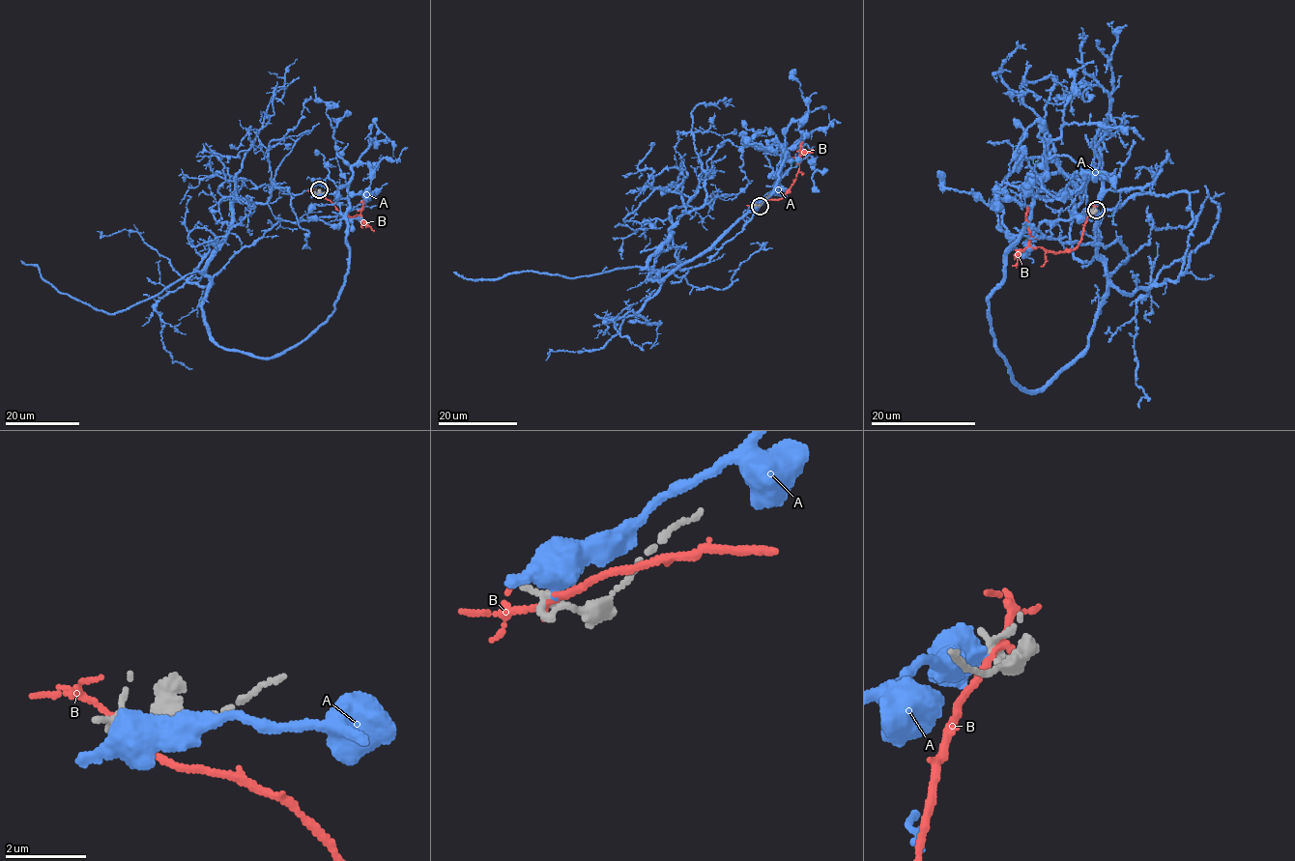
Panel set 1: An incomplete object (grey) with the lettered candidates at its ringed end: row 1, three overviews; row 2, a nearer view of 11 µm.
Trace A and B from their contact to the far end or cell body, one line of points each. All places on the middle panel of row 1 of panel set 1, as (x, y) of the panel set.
A: (755, 203), (787, 173), (710, 261), (663, 272), (647, 265), (669, 228), (705, 203), (691, 112), (732, 99)
B: (754, 204), (777, 200), (788, 191), (799, 168), (798, 154), (802, 141)

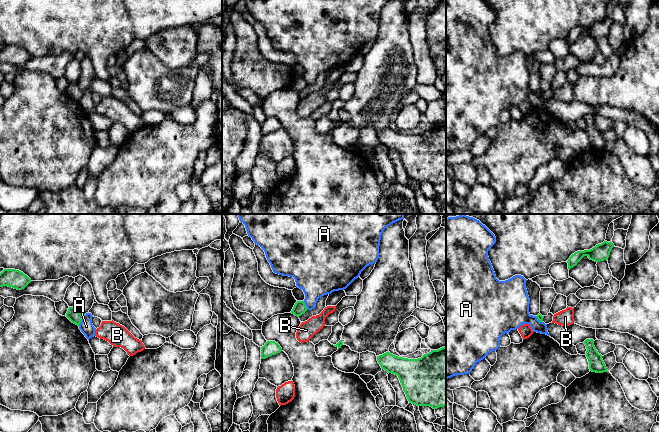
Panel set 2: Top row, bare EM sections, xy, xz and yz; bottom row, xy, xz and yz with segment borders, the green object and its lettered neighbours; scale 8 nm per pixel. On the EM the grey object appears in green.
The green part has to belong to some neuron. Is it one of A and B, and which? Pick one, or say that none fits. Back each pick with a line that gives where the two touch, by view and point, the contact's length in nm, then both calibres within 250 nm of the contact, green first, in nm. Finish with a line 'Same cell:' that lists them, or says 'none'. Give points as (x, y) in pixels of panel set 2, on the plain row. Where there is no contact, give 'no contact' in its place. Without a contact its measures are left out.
Same cell: none

